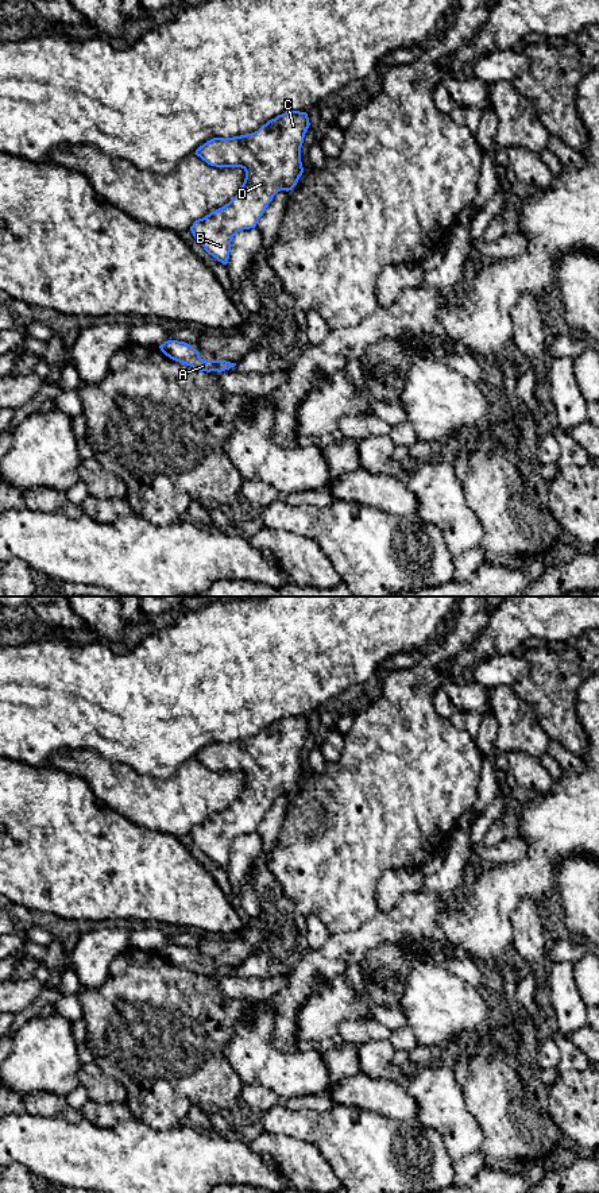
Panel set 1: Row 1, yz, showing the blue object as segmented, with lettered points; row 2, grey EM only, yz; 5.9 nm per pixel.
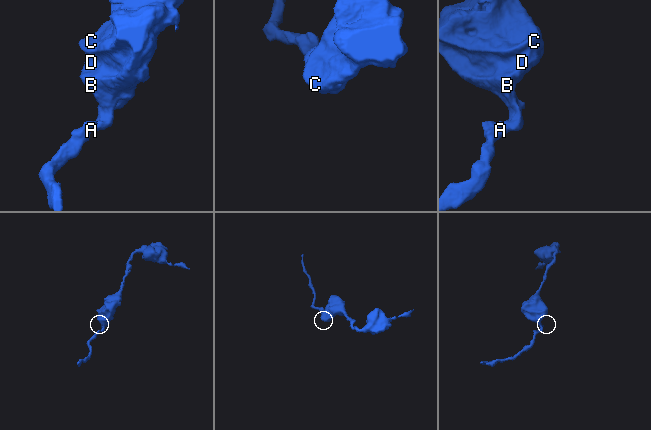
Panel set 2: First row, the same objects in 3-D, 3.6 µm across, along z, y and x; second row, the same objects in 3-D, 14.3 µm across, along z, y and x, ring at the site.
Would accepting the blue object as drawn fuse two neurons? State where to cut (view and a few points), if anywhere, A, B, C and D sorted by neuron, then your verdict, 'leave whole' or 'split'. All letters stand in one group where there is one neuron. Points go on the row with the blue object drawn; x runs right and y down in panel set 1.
no cut; A B C D; leave whole

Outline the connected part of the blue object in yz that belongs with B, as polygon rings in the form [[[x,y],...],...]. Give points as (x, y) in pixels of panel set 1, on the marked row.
[[[289,111],[252,134],[213,138],[196,150],[210,166],[246,171],[239,193],[190,227],[194,239],[223,265],[228,263],[233,236],[255,228],[274,196],[297,185],[304,173],[301,147],[309,126],[306,112]]]

